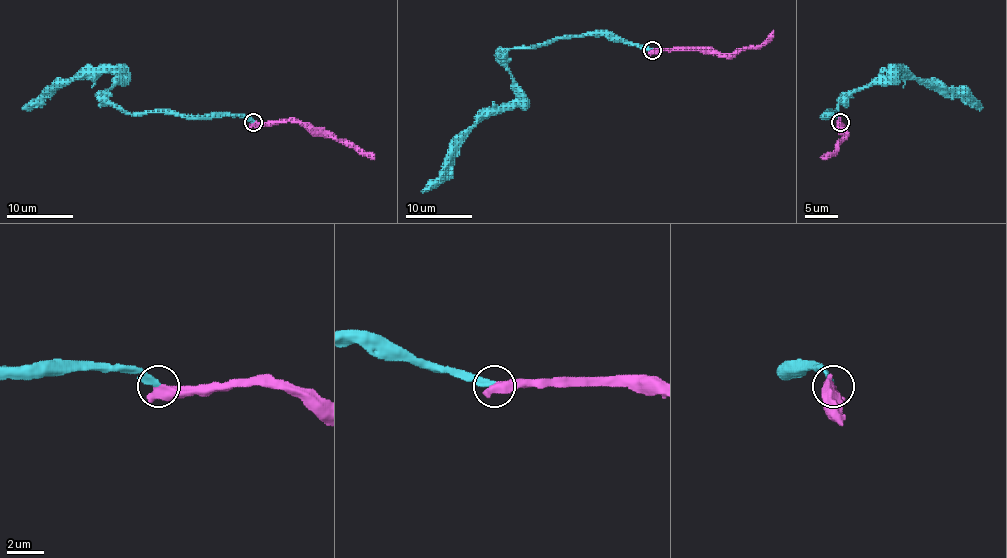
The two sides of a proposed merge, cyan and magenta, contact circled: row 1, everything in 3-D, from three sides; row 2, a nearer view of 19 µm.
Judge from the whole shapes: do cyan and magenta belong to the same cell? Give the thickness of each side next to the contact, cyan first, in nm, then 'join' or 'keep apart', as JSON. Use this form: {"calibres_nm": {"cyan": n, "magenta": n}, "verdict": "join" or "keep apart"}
{"calibres_nm": {"cyan": 320, "magenta": 600}, "verdict": "join"}

